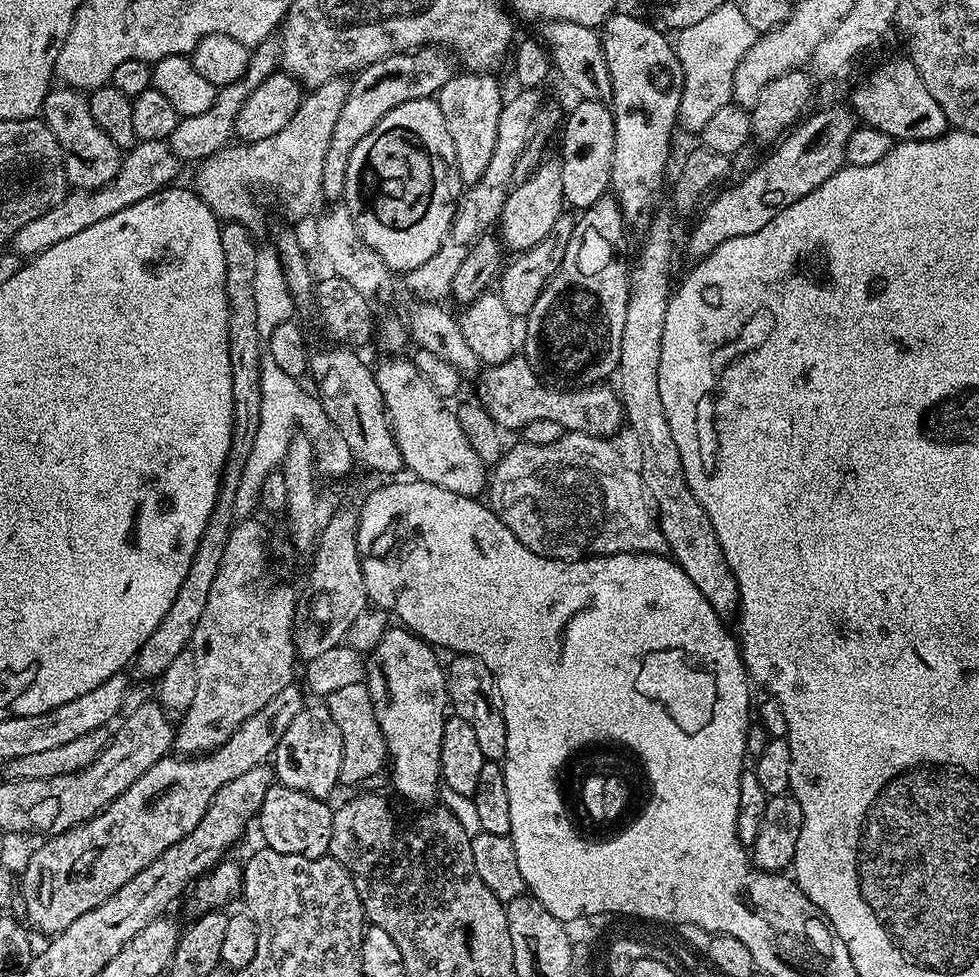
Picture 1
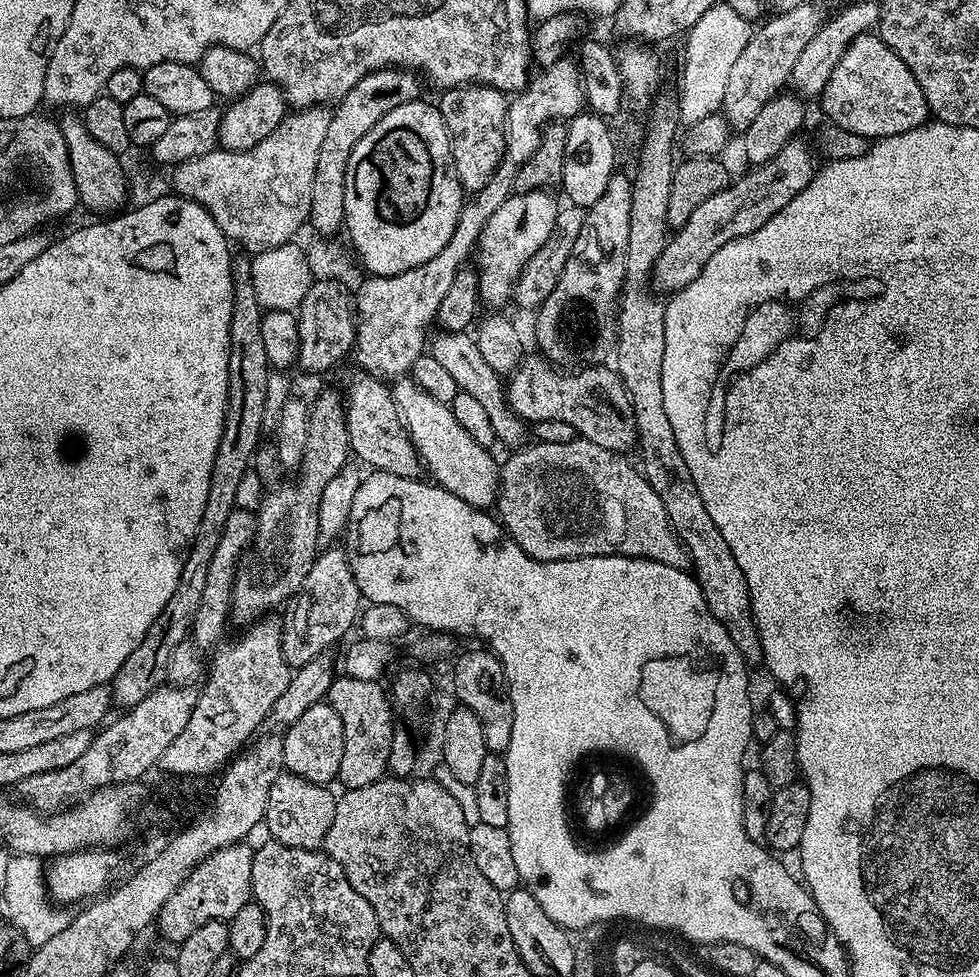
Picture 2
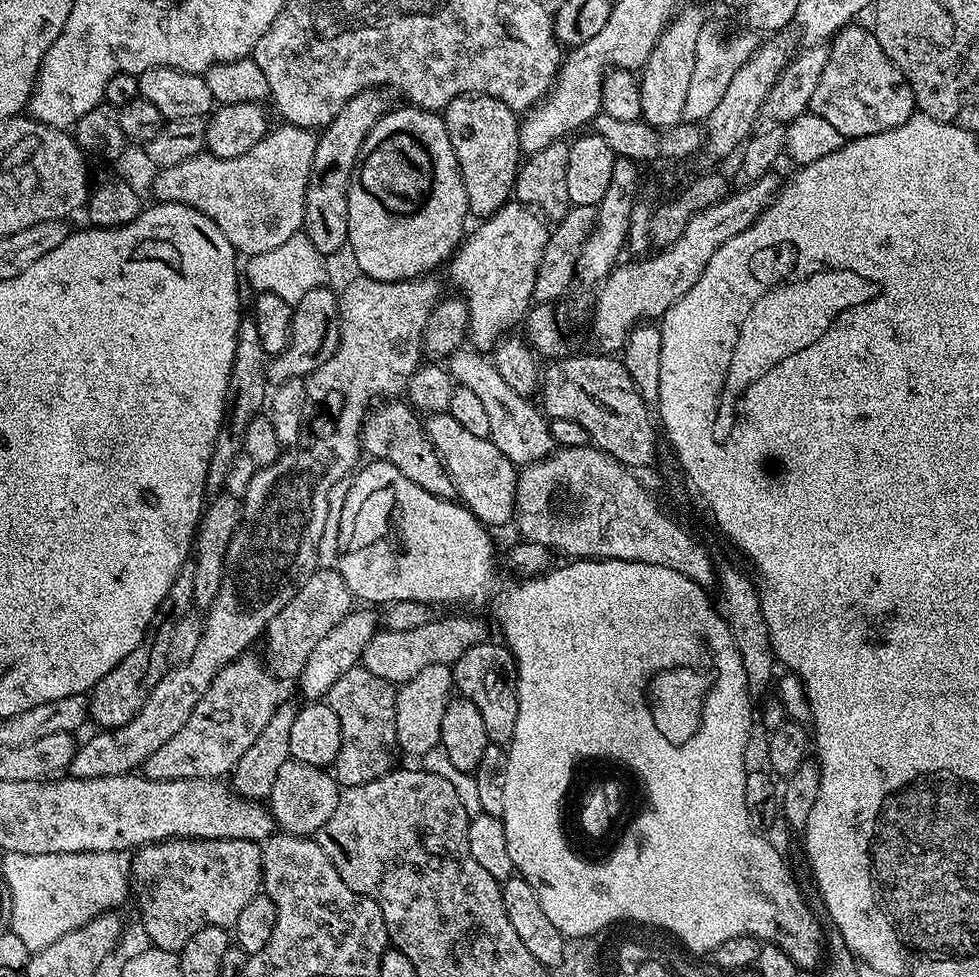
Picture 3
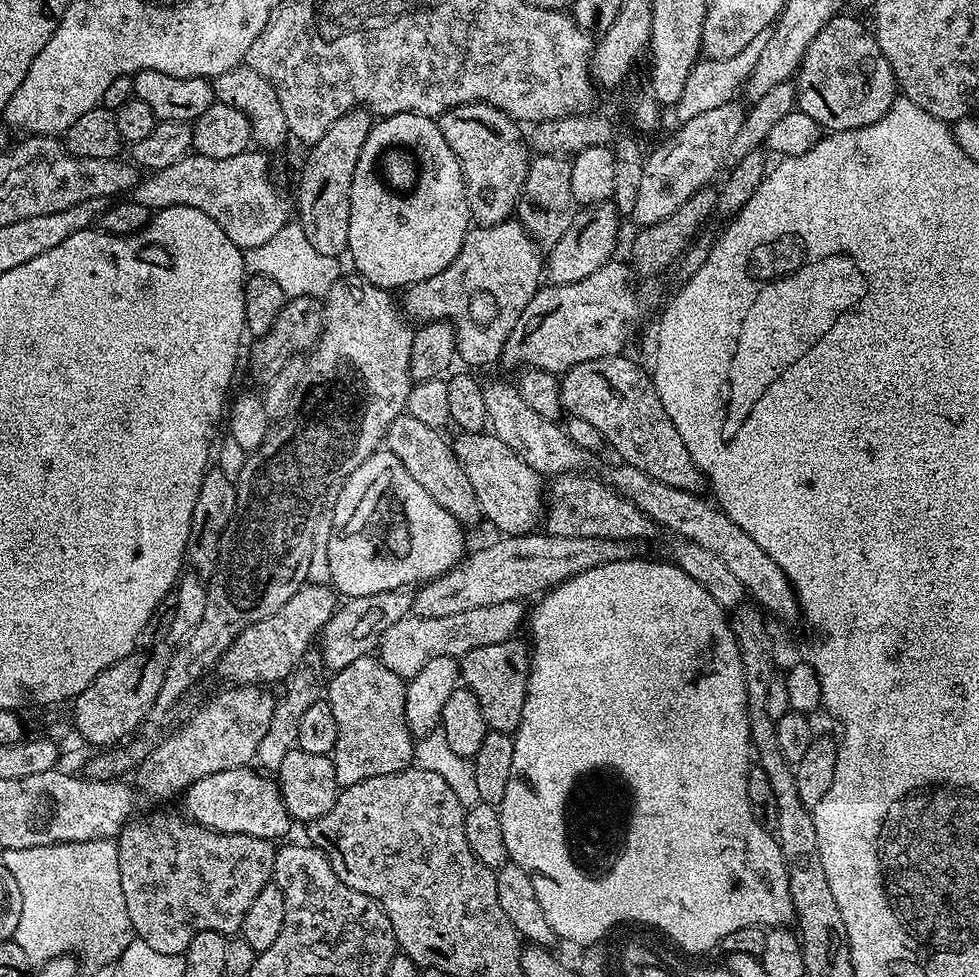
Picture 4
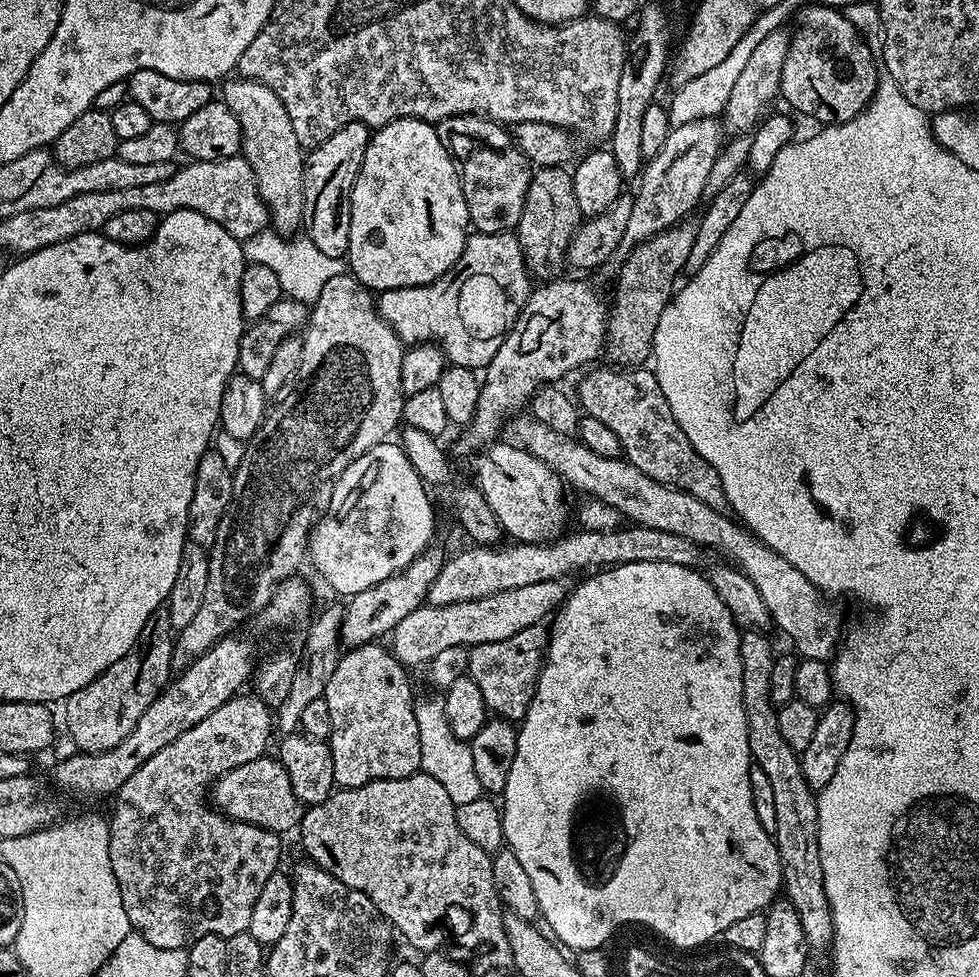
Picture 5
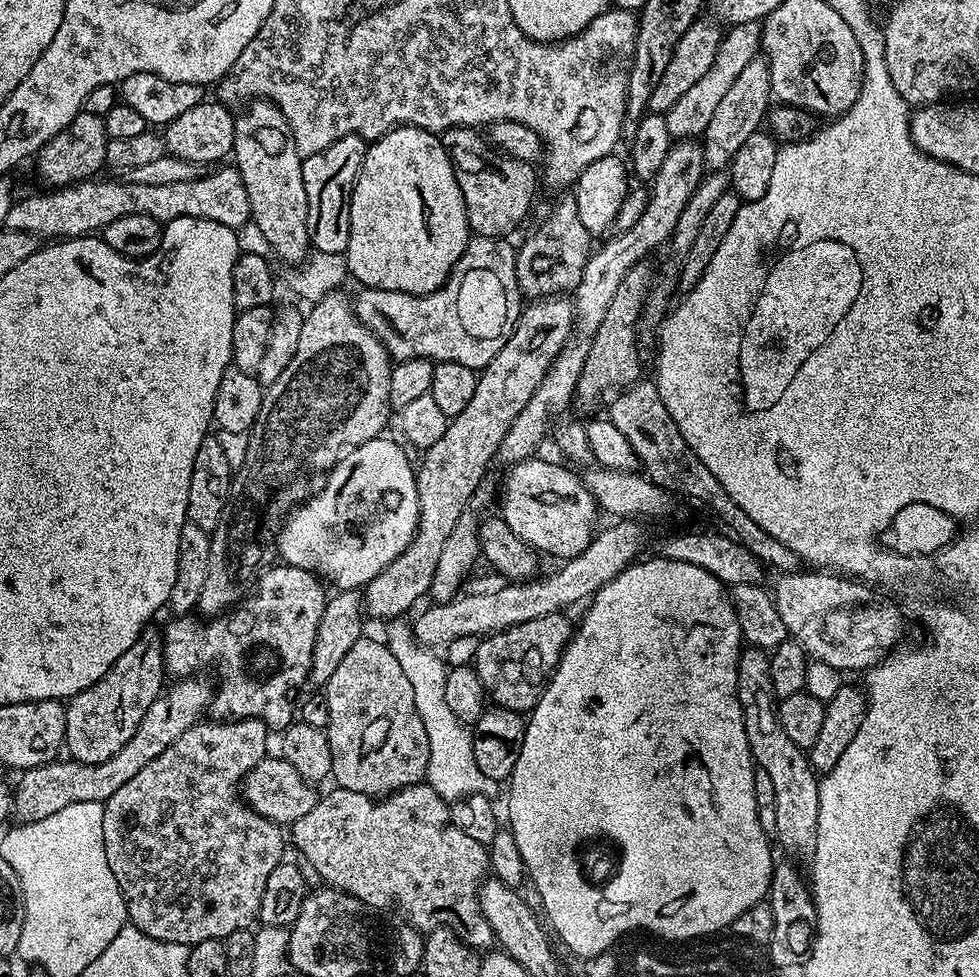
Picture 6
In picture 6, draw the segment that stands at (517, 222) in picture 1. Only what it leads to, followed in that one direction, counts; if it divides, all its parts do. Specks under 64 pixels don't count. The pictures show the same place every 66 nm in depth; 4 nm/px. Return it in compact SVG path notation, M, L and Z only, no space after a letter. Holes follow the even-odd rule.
M473 235L468 242L467 250L462 254L462 258L458 258L458 262L452 267L452 272L448 275L448 280L438 290L427 292L419 296L418 294L406 294L398 290L378 290L377 288L364 288L360 290L357 296L354 296L354 307L357 318L375 334L378 339L384 343L384 348L393 361L409 360L410 358L426 358L433 362L445 360L446 362L462 362L462 366L470 366L471 368L482 370L494 358L494 354L498 354L498 350L502 350L502 346L506 346L506 342L510 338L510 334L515 330L516 324L520 320L522 311L522 293L518 286L518 274L516 273L516 253L515 247L508 245L507 239L499 236L477 236Z

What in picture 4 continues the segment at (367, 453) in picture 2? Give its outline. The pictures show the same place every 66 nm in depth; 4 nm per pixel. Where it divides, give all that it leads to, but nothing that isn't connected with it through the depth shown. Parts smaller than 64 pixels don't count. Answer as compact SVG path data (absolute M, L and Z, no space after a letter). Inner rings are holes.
M405 414L390 422L384 444L387 451L392 452L402 466L406 466L406 474L410 474L410 478L414 478L414 482L418 482L418 486L422 486L422 490L426 490L426 494L430 494L430 498L434 498L434 502L446 510L446 514L454 514L461 526L481 523L474 486L470 486L470 478L466 478L466 470L456 456L455 447L444 435L441 429L426 426L418 422L418 418Z

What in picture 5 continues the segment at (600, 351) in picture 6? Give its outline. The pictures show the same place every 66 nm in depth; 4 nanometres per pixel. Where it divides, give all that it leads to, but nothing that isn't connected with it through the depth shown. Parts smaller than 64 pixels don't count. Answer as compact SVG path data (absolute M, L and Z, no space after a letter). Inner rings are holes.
M685 218L662 230L662 234L646 238L646 242L623 257L624 265L616 276L616 298L610 306L604 339L604 352L613 360L613 365L644 366L649 363L658 318L662 318L662 310L674 295L676 275L687 269L694 238L698 238L698 223Z

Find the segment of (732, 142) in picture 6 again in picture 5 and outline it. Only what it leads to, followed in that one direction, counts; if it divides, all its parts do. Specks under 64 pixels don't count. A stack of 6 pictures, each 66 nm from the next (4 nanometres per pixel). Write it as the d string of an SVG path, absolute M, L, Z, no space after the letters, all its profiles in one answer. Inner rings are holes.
M769 30L766 38L754 46L750 53L750 59L738 74L734 87L730 89L724 98L724 111L722 113L722 127L728 134L748 134L764 120L769 113L768 107L772 99L780 96L780 82L782 66L785 65L786 54L789 52L791 37L784 30Z

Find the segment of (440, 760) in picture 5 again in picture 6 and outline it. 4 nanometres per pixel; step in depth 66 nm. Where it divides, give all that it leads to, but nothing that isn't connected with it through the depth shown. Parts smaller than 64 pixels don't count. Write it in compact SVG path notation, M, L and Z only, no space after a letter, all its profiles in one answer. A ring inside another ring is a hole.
M397 618L387 625L386 643L394 658L398 658L398 666L402 666L410 686L414 686L414 706L418 706L418 718L422 718L422 726L426 726L426 742L430 746L426 783L449 802L461 800L470 794L495 797L498 781L486 778L486 774L478 770L472 745L473 733L469 725L463 724L446 703L448 668L445 657L439 651L421 644L416 639L413 625L404 622Z

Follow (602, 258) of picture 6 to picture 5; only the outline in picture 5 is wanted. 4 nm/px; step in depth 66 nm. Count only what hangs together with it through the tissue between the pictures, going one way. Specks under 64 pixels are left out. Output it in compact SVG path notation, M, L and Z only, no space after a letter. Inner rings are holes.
M702 118L698 122L686 122L686 126L673 128L666 146L662 146L656 157L645 163L638 177L640 189L634 192L634 210L630 212L626 234L622 234L621 253L631 252L646 242L646 238L662 234L662 230L691 217L697 211L696 203L705 199L706 178L710 178L714 158L718 158L725 143L726 133L721 121L716 118Z

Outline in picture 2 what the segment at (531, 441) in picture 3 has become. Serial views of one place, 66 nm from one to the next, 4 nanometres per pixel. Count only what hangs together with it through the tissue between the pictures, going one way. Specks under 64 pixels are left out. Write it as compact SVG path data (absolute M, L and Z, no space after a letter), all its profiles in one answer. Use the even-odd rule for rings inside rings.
M440 330L437 333L437 336L435 333L431 337L430 354L434 358L438 358L439 364L454 377L459 391L471 394L485 408L486 415L489 416L491 424L494 425L497 441L501 445L523 445L525 443L525 421L521 420L518 414L514 414L514 410L508 405L505 381L502 379L501 373L493 370L486 362L486 358L482 358L482 350L478 350L475 335L469 334L467 331L446 332Z

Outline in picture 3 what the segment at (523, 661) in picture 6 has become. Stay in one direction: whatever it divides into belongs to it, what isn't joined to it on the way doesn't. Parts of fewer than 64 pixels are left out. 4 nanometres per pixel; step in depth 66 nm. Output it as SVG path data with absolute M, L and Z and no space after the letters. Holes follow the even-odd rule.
M485 642L470 646L462 658L451 665L452 683L459 695L465 696L482 713L482 722L490 744L507 746L512 742L514 726L518 723L518 694L516 693L516 659L503 643Z

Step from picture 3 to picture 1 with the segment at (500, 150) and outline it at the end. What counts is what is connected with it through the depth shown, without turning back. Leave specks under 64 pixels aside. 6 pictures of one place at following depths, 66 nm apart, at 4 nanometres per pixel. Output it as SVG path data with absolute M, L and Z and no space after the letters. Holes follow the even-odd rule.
M461 71L454 74L440 87L438 103L442 118L446 118L446 130L450 130L450 142L454 142L456 169L461 185L478 182L490 157L494 154L494 142L498 142L498 114L504 109L500 96L500 84L495 75L486 72Z

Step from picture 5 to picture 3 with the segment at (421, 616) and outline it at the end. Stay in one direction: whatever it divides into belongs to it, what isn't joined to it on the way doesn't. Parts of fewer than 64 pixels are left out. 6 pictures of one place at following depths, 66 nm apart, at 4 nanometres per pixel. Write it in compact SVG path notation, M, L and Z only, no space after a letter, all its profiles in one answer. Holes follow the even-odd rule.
M476 616L434 618L426 626L418 626L415 630L377 630L366 646L362 667L370 670L370 674L378 674L378 678L389 680L393 686L401 686L426 666L455 664L466 650L470 650L470 646L478 646L488 639L487 626Z

